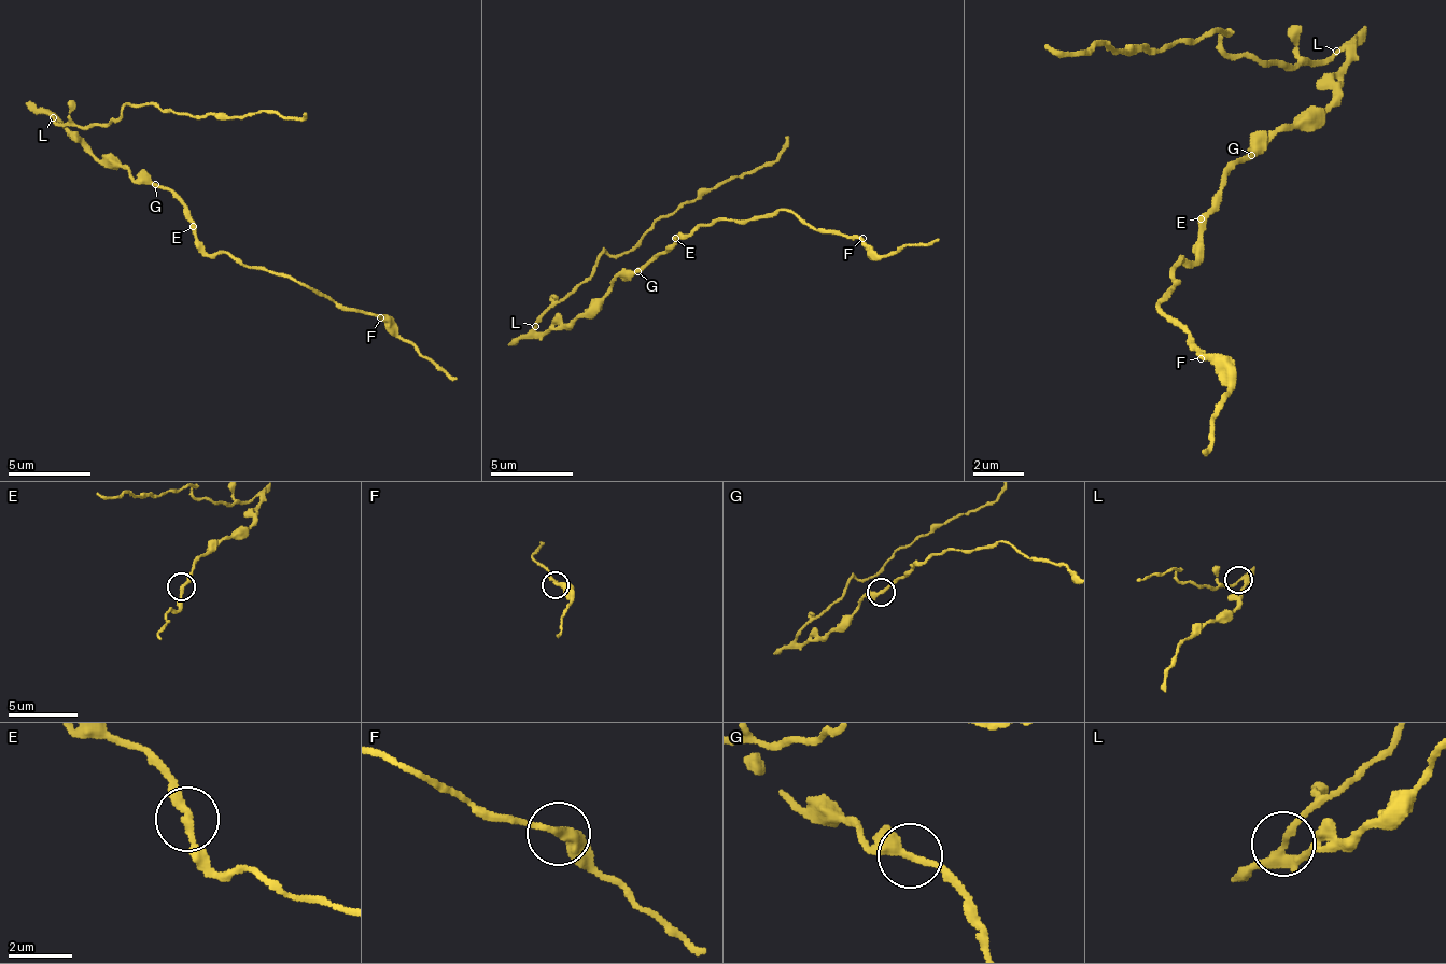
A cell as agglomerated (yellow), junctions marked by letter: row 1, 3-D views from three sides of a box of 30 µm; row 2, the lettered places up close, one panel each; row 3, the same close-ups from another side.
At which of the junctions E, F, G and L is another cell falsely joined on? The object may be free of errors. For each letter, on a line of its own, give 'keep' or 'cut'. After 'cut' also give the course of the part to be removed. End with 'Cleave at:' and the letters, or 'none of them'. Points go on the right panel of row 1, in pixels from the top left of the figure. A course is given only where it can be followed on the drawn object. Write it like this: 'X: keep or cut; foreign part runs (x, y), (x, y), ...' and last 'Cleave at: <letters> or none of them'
E: keep
F: keep
G: keep
L: cut; foreign part runs (1335, 53), (1264, 66), (1233, 59), (1220, 40), (1226, 33), (1124, 53), (1098, 40), (1085, 53), (1048, 46)
Cleave at: L

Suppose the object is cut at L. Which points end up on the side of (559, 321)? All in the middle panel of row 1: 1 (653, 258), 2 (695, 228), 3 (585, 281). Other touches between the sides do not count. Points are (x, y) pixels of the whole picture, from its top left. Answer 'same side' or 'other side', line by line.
1: same side
2: same side
3: other side

